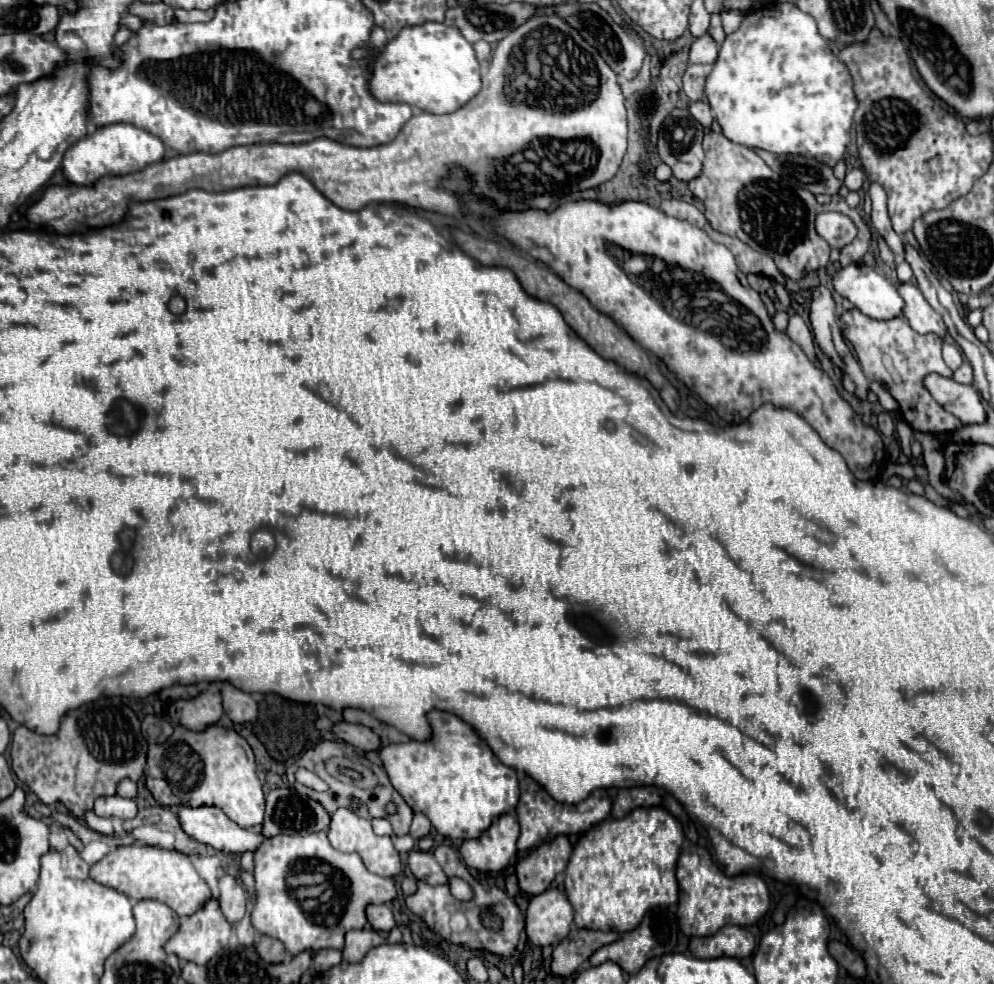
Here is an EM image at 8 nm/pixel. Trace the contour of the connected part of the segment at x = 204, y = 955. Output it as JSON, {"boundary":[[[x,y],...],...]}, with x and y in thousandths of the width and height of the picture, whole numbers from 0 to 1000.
{"boundary":[[[211,915],[193,931],[183,933],[179,947],[167,957],[165,965],[177,970],[181,976],[209,980],[231,953],[233,939],[221,927],[217,915]]]}

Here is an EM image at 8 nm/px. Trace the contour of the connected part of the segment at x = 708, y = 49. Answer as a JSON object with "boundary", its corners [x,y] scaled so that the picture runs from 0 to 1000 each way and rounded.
{"boundary":[[[714,35],[702,39],[694,49],[694,65],[718,65],[722,59],[722,49]]]}

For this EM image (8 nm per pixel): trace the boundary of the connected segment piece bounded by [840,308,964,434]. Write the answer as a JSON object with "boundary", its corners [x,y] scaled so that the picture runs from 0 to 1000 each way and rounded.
{"boundary":[[[861,313],[853,315],[845,323],[845,331],[851,346],[855,346],[855,350],[859,352],[859,358],[863,362],[863,368],[871,384],[893,394],[893,398],[905,413],[907,427],[918,437],[932,439],[932,441],[950,441],[950,439],[962,439],[970,433],[960,421],[952,419],[930,392],[930,384],[936,378],[944,378],[946,382],[958,384],[958,376],[948,366],[950,348],[944,346],[944,341],[936,341],[936,339],[928,341],[920,337],[911,323],[893,325],[893,327],[877,325],[867,317],[863,317]]]}

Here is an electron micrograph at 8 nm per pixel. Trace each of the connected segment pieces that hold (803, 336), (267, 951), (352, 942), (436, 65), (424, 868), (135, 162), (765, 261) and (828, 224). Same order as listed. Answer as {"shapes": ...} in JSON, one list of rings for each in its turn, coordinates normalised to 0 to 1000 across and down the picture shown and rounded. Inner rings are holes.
{"shapes":[[[[797,319],[795,321],[795,327],[793,327],[793,335],[791,339],[807,352],[807,356],[813,360],[813,364],[823,372],[823,366],[821,366],[821,360],[819,360],[819,346],[817,346],[817,337],[815,333],[811,331],[811,327],[807,325],[805,319]]],[[[264,951],[256,963],[258,963],[260,972],[270,980],[278,980],[278,978],[284,978],[288,974],[286,959],[278,953],[272,953],[272,951]]],[[[374,943],[352,945],[352,947],[348,947],[348,961],[344,965],[344,972],[350,978],[362,978],[372,963],[382,961],[386,957],[388,957],[386,949],[382,949],[382,947],[374,945]]],[[[429,22],[423,26],[404,28],[398,39],[394,39],[374,61],[372,61],[372,79],[370,93],[382,104],[406,104],[412,108],[421,108],[429,114],[449,116],[461,112],[469,102],[477,100],[483,93],[483,67],[477,57],[475,45],[461,33],[457,26]]],[[[414,864],[410,870],[410,882],[421,894],[427,894],[433,900],[441,898],[451,898],[451,890],[443,882],[443,878],[437,874],[435,866],[425,866],[425,864]]],[[[111,126],[107,130],[99,130],[93,138],[87,138],[78,142],[74,148],[68,150],[62,171],[64,181],[70,187],[78,189],[95,189],[103,179],[125,179],[131,175],[139,175],[155,165],[161,165],[165,161],[165,146],[155,136],[137,130],[133,126]],[[85,144],[95,144],[95,152],[87,150]]],[[[724,238],[724,246],[728,246],[728,248],[734,252],[734,256],[736,256],[738,262],[740,262],[742,272],[744,272],[748,278],[755,278],[755,276],[757,276],[757,278],[767,278],[767,280],[779,283],[779,285],[783,285],[785,289],[791,291],[789,278],[781,272],[781,266],[779,266],[775,260],[761,256],[759,252],[755,252],[753,248],[748,248],[748,246],[742,244],[742,242],[736,244],[736,242],[730,242],[730,240]]],[[[827,215],[821,220],[821,236],[833,246],[835,252],[847,254],[861,242],[863,232],[845,215]]]]}

